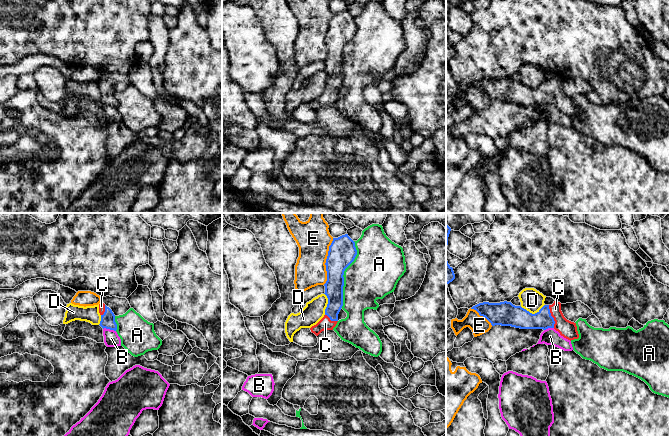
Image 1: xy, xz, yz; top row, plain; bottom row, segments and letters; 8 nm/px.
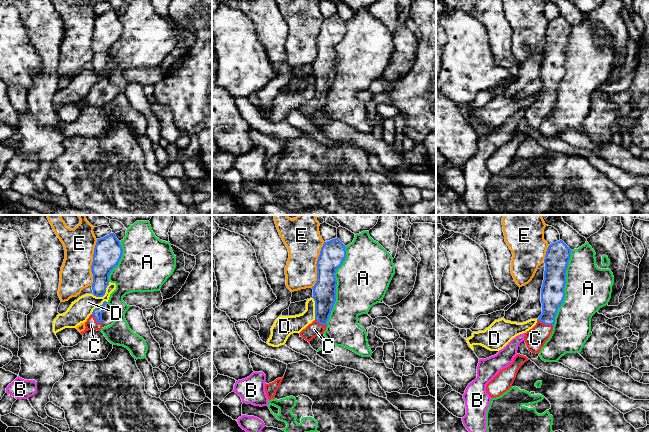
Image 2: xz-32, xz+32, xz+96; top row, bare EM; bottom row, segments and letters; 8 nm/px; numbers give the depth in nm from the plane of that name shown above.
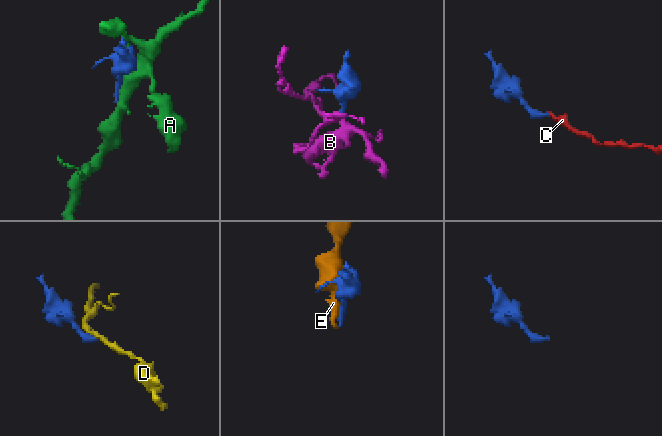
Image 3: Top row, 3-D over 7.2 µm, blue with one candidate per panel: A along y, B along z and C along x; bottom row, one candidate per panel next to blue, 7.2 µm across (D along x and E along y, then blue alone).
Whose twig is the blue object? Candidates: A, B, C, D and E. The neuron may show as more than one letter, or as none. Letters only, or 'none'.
C

